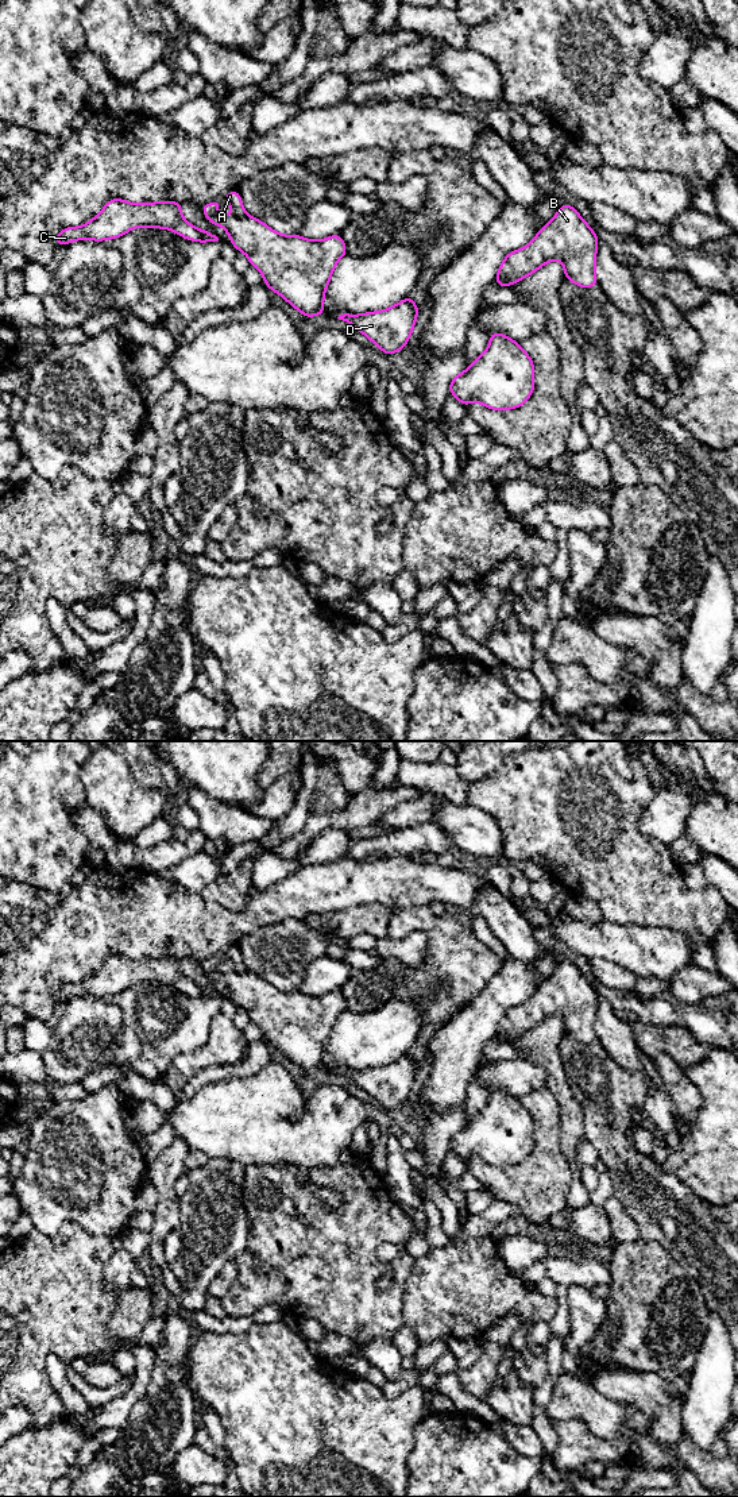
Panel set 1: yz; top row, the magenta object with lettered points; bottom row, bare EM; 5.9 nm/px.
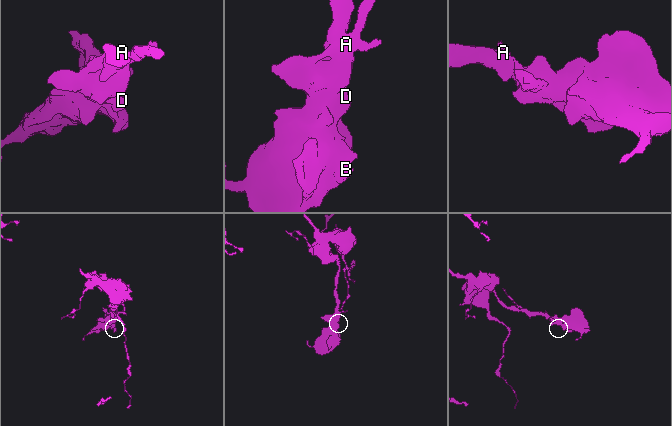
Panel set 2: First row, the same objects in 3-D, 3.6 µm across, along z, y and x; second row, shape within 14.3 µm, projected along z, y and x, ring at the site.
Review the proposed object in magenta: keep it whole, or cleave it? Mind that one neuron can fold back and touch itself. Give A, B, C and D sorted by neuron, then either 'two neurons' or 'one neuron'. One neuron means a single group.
A / B C D; two neurons

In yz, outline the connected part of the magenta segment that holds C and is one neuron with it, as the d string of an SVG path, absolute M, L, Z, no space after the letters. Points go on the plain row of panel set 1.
M121 954L109 956L101 968L81 983L63 984L55 994L55 1002L73 996L116 995L138 983L171 985L192 998L217 998L219 994L188 979L181 969L182 958L159 957L132 960Z

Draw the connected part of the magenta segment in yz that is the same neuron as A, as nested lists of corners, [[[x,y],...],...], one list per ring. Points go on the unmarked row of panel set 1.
[[[231,946],[228,948],[224,954],[228,957],[228,960],[231,961],[231,965],[233,968],[233,972],[236,973],[242,973],[246,969],[246,965],[243,962],[243,958],[242,958],[242,954],[240,954],[240,950],[239,950],[239,946]]]

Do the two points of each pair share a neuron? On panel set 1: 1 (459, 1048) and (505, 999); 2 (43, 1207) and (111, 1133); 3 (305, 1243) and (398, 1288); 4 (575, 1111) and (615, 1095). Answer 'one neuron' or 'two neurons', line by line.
1: one neuron
2: one neuron
3: one neuron
4: two neurons

